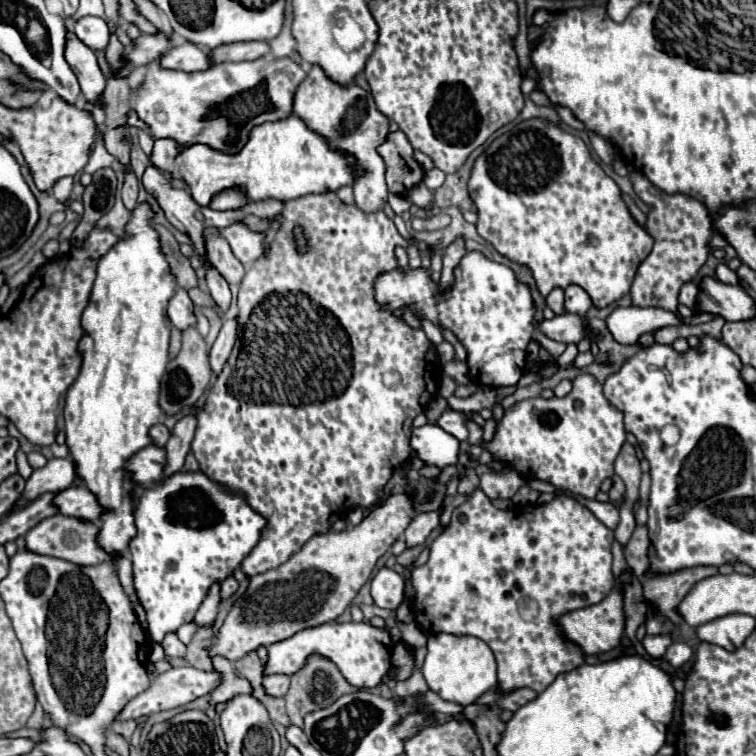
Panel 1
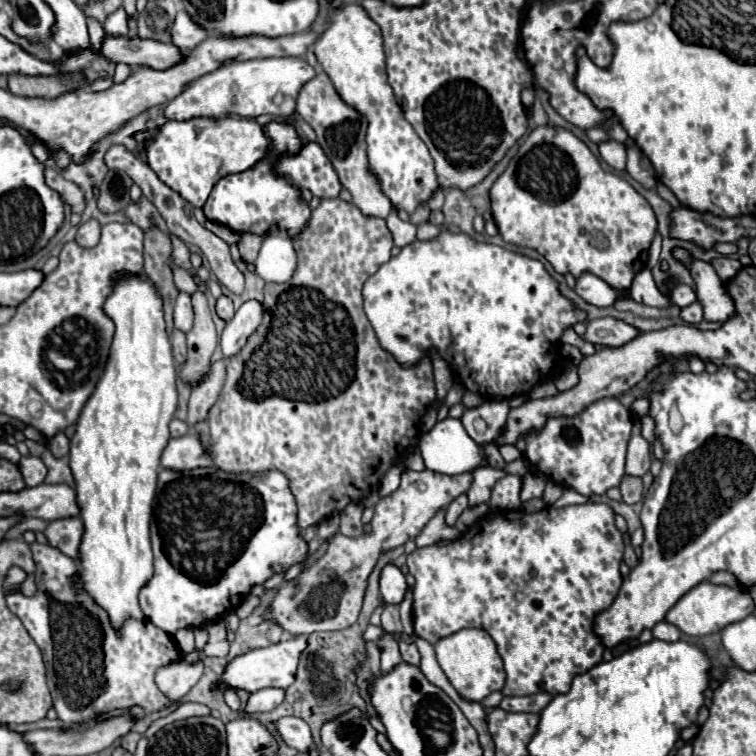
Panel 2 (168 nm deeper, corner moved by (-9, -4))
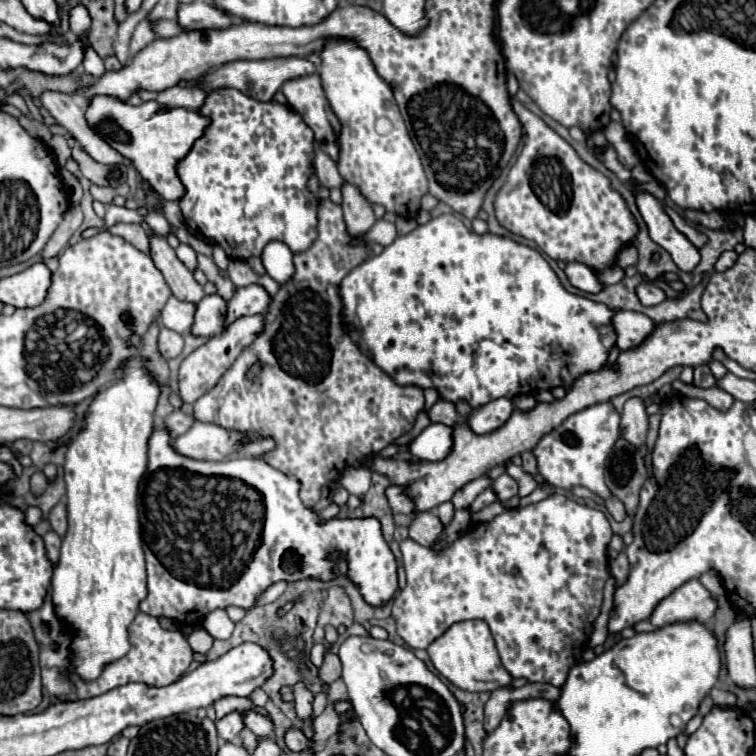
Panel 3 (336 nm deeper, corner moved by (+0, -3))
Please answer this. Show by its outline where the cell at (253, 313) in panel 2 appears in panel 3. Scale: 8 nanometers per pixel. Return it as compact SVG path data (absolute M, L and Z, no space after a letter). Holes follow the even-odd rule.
M248 285L242 289L236 289L234 297L228 301L228 315L226 325L234 321L234 317L250 315L250 313L266 313L270 305L270 295L262 285Z

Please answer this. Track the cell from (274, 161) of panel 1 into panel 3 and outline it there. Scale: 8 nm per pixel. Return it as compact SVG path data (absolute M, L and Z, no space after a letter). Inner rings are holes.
M94 95L86 109L86 123L100 135L104 141L126 157L138 173L152 185L152 189L164 199L178 201L184 189L176 175L176 163L190 151L194 139L198 139L210 119L198 115L190 109L168 109L158 101L146 101L138 107L120 101L110 95Z

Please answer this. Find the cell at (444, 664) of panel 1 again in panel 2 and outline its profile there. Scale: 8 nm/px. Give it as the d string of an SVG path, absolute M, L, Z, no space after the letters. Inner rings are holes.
M467 628L459 630L447 638L441 638L435 644L435 654L441 670L453 684L453 688L459 692L463 700L469 702L481 702L485 696L489 696L495 690L501 690L505 684L505 670L503 660L497 654L493 638L485 630Z

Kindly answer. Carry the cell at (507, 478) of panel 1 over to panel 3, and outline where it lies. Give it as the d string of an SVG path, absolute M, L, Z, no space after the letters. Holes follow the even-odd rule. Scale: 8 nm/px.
M486 489L486 493L480 493L480 495L476 497L476 501L468 507L468 511L470 511L470 513L478 513L482 507L486 507L486 505L490 505L490 503L494 503L494 501L496 501L494 491L492 491L492 489Z

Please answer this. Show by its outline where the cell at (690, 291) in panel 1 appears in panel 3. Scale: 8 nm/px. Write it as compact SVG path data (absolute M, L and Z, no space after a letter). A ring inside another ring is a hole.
M642 281L636 287L636 295L638 295L638 299L640 299L642 305L658 305L658 303L662 303L666 299L664 291L660 287L648 283L648 281Z

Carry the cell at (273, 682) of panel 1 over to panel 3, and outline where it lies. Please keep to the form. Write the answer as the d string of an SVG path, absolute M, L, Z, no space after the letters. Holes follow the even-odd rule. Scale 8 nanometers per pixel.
M232 711L226 717L222 717L220 721L216 721L216 731L218 731L220 739L224 739L224 741L234 741L242 727L244 727L242 715L238 711Z

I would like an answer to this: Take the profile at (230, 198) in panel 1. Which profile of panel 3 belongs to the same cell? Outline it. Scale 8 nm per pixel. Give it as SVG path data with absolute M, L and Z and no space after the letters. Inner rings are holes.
M230 87L210 91L198 113L208 117L210 125L192 145L190 153L176 165L178 179L186 189L184 197L178 201L184 221L202 237L220 245L232 261L260 257L270 241L286 243L292 253L306 251L318 235L318 199L306 187L308 179L314 175L314 133L300 113L290 105L278 101L264 103Z

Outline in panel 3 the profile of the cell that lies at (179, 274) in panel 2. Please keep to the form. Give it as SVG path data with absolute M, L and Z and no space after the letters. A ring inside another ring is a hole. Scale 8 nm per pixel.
M118 223L114 227L108 229L112 235L118 235L122 239L126 239L128 243L132 243L136 249L150 253L150 245L146 245L146 231L142 225L128 225L128 223Z

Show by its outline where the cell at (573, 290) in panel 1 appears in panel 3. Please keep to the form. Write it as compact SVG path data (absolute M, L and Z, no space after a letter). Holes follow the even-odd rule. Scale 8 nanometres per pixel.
M572 261L566 265L566 275L570 279L570 283L586 293L598 293L602 289L602 283L598 281L598 277L594 275L594 271L584 265L584 263L578 263L578 261Z

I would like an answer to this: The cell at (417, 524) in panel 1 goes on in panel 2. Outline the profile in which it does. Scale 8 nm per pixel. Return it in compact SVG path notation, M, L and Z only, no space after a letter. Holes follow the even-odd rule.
M461 494L459 498L455 498L449 506L447 506L447 512L445 512L445 524L447 526L453 526L455 520L459 518L459 514L467 508L467 496Z

